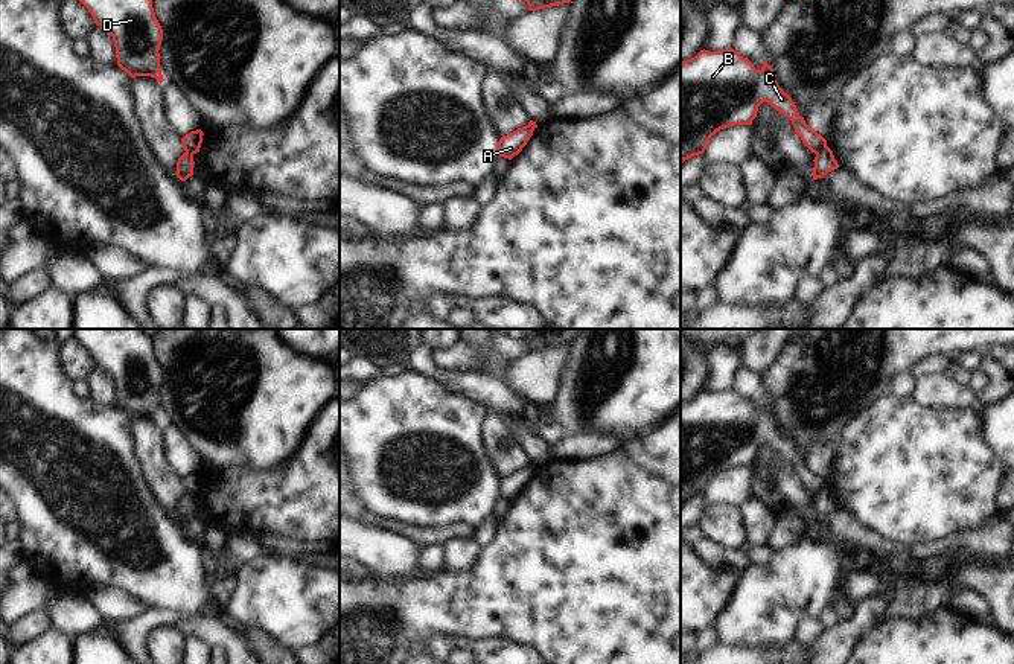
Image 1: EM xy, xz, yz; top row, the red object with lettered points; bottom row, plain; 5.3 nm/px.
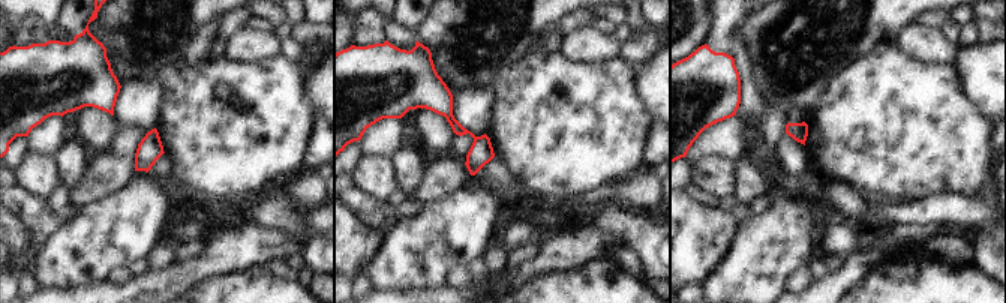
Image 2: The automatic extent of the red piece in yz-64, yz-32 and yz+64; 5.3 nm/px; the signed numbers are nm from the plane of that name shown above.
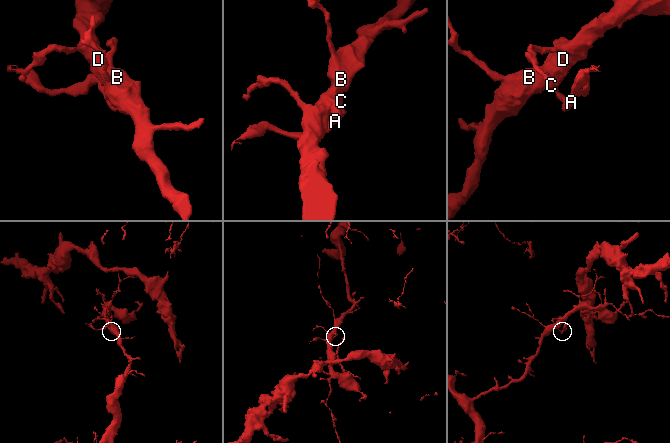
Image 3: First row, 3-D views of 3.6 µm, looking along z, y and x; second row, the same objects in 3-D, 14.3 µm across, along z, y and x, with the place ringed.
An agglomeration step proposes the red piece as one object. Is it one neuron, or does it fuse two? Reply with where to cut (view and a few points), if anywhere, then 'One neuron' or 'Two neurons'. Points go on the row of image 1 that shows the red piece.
Split along yz (825, 145), (816, 154). Two neurons.

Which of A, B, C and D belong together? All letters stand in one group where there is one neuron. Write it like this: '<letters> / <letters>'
A / B C D

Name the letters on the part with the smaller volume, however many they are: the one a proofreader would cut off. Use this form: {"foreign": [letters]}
{"foreign": ["A"]}

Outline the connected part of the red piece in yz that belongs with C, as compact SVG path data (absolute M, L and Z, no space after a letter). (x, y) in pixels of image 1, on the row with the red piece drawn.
M734 49L700 50L681 64L681 164L703 154L709 139L734 125L752 125L758 107L767 102L792 120L795 132L815 154L827 140L799 116L784 93L772 65L758 70Z

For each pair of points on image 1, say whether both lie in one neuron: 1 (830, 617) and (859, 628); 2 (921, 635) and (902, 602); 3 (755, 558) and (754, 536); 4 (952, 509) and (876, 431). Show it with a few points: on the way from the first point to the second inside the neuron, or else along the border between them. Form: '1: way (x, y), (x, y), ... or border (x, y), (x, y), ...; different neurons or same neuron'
1: border (838, 620), (825, 628); different neurons
2: border (944, 605), (917, 617), (886, 617), (876, 626); different neurons
3: border (766, 544), (755, 544), (752, 547); different neurons
4: way (932, 489), (896, 451); same neuron

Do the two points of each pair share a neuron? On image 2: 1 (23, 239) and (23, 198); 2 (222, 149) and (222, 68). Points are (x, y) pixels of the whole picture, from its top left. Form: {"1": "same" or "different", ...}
{"1": "different", "2": "same"}

